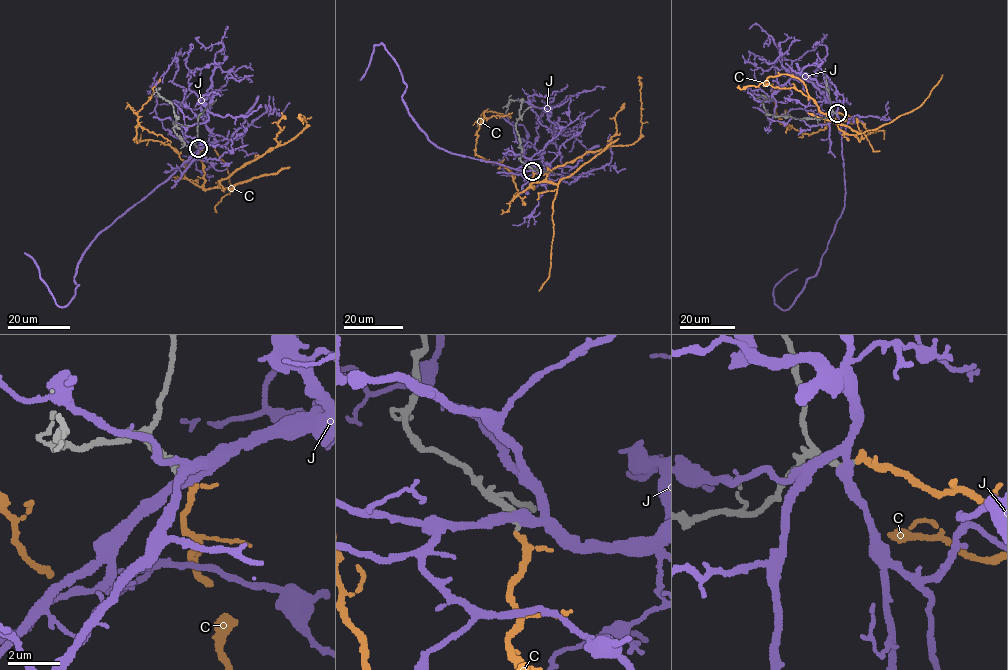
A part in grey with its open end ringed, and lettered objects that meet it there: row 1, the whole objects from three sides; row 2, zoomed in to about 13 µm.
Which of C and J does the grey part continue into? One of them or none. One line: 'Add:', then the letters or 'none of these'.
Add: C

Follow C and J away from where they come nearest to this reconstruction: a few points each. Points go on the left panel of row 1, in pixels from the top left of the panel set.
C: (198, 148), (203, 188), (214, 188), (238, 168), (293, 139), (306, 125), (304, 116), (302, 122), (298, 114)
J: (198, 148), (95, 236), (76, 266), (74, 281), (78, 286), (68, 304), (59, 306), (34, 260), (24, 252)

